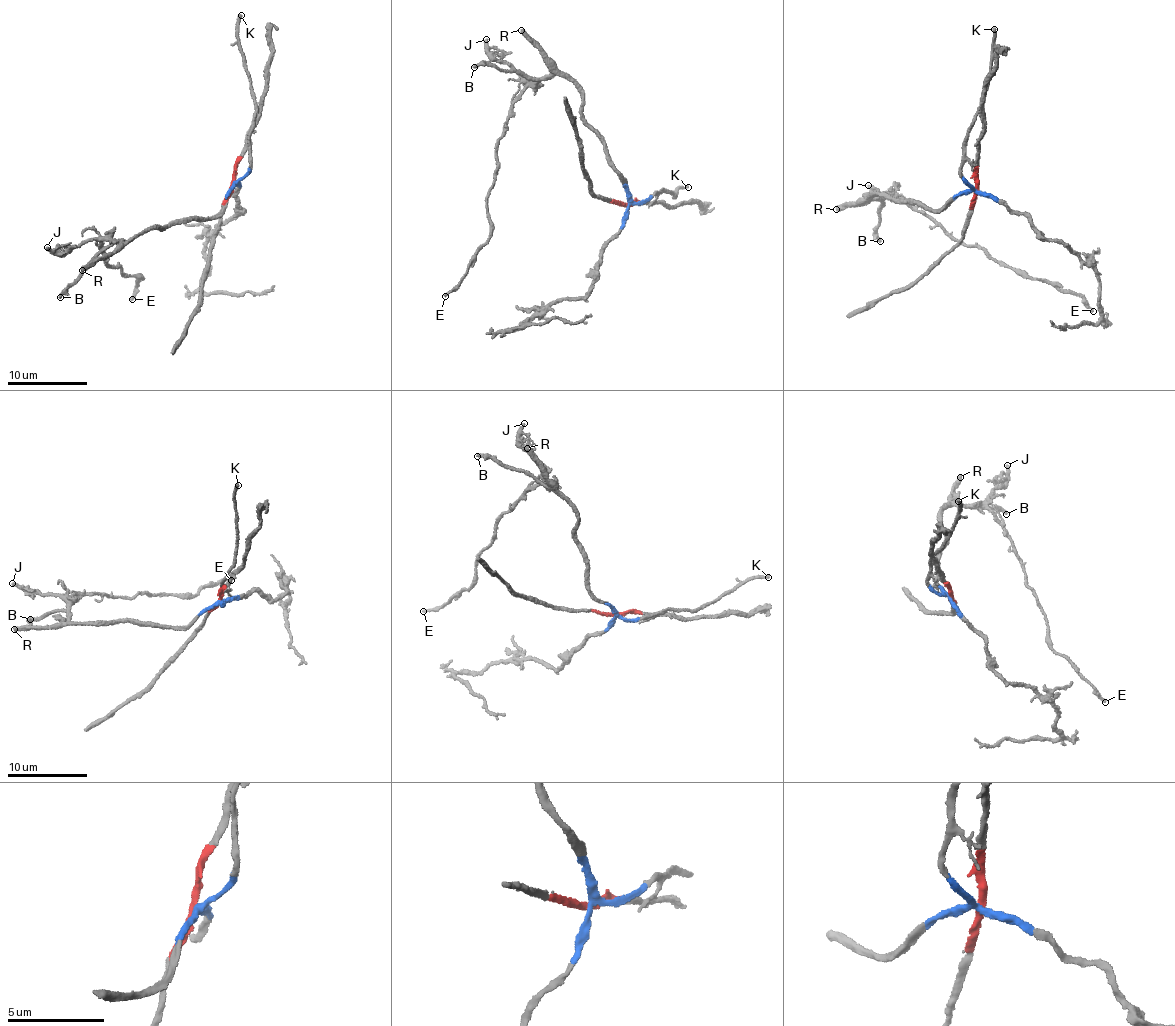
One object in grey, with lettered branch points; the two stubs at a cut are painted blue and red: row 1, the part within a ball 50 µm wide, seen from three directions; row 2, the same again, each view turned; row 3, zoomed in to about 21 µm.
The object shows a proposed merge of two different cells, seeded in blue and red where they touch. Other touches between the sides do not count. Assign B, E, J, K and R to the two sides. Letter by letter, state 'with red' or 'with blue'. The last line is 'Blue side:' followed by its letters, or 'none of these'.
B: with blue
E: with blue
J: with blue
K: with blue
R: with blue
Blue side: B, E, J, K, R

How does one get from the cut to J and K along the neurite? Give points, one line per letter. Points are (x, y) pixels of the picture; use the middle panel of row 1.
J: (628, 204), (626, 189), (605, 144), (586, 123), (583, 93), (557, 74), (526, 79), (485, 40)
K: (628, 204), (642, 203), (661, 191), (676, 194), (675, 197), (677, 190), (688, 186)

